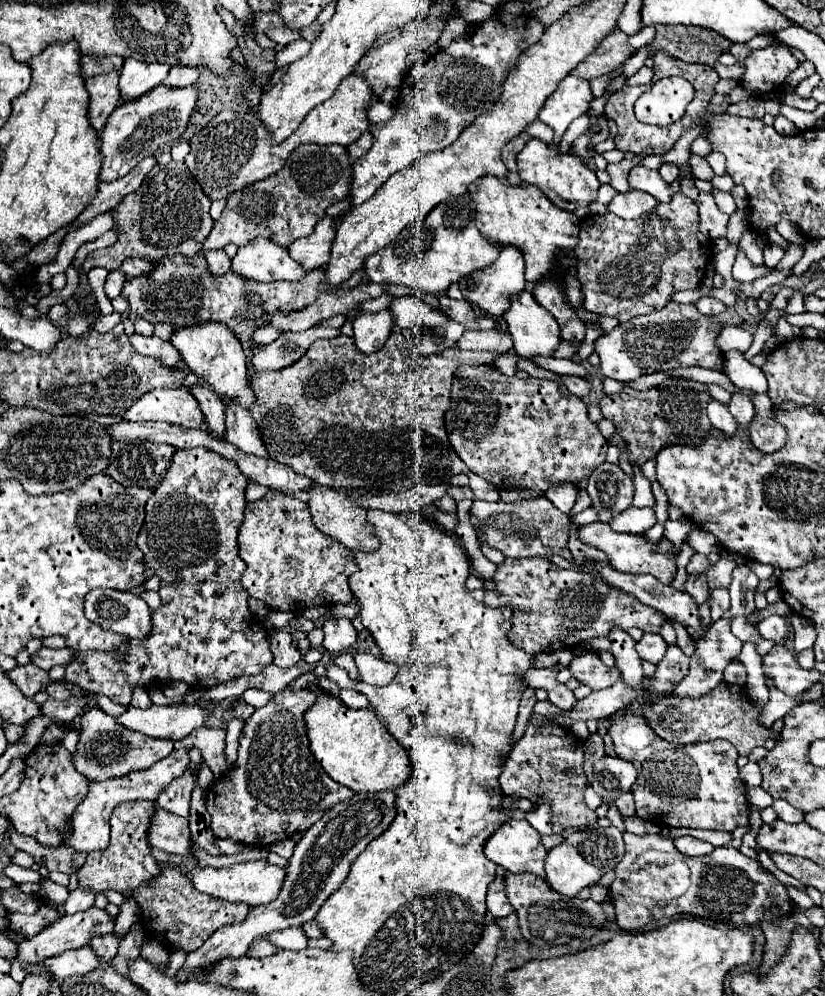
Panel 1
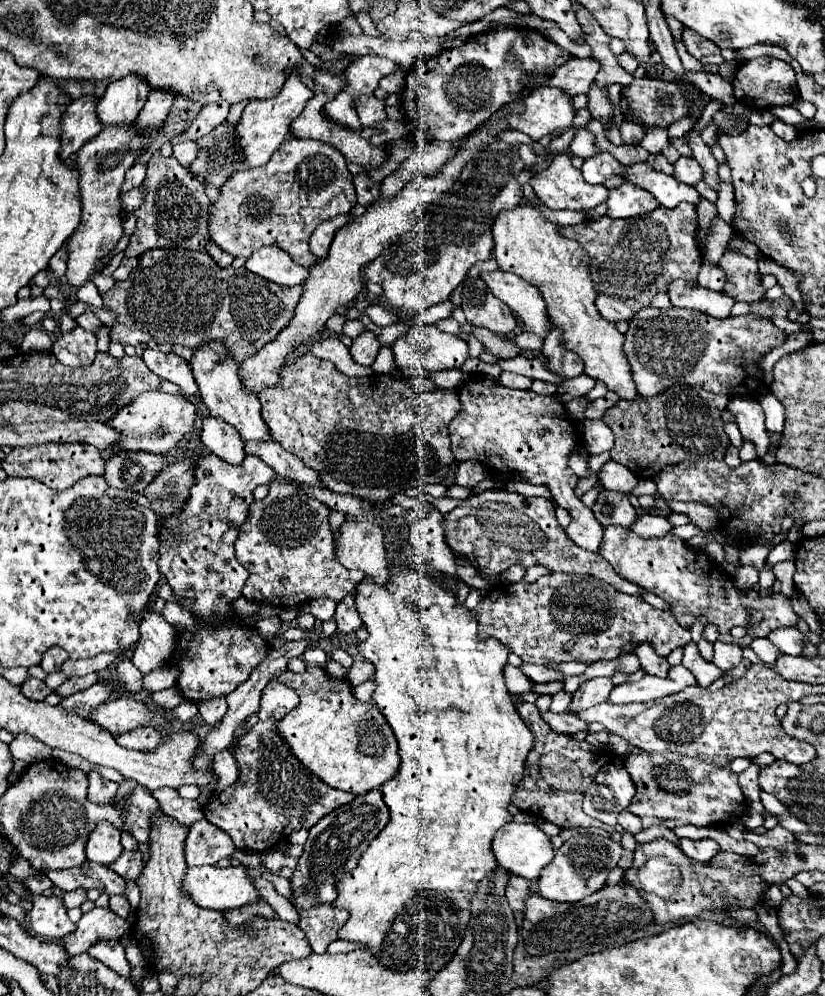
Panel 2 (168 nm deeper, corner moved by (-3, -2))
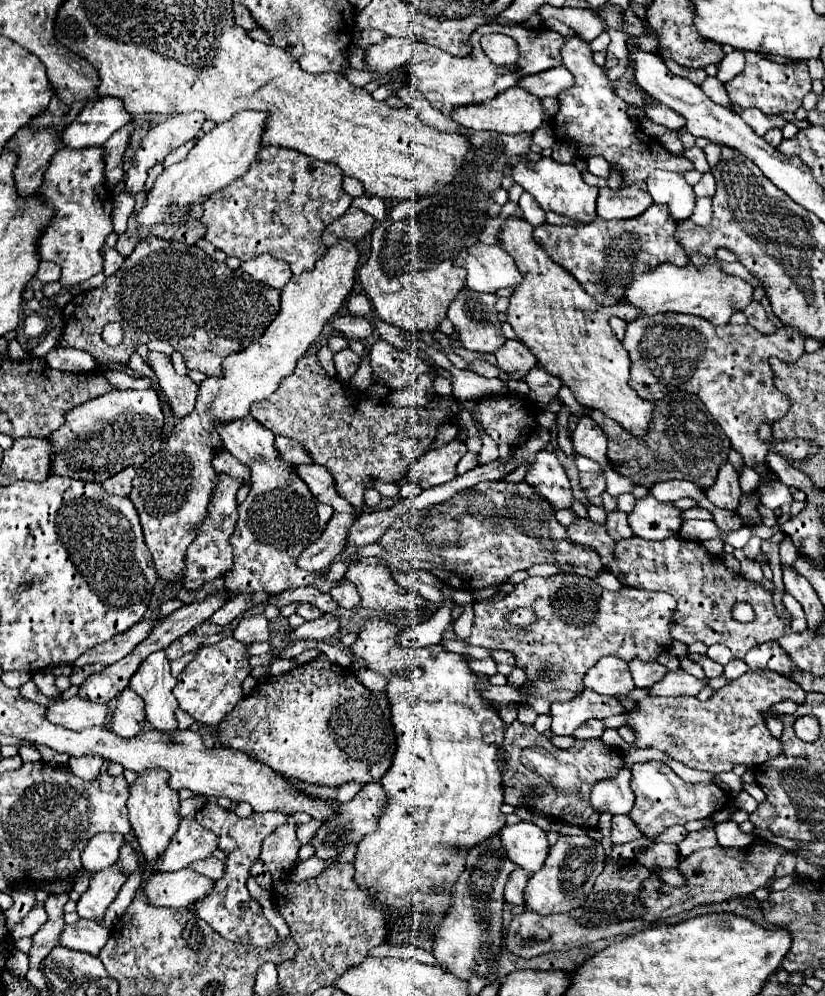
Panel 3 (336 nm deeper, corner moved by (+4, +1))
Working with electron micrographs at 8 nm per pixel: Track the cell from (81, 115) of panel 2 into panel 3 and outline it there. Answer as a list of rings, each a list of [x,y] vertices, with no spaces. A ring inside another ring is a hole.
[[[21,128],[5,146],[5,150],[17,154],[17,164],[13,170],[17,194],[21,200],[27,200],[37,192],[37,186],[43,182],[43,172],[49,168],[49,160],[55,154],[59,144],[59,136],[41,130],[33,132],[29,128]]]

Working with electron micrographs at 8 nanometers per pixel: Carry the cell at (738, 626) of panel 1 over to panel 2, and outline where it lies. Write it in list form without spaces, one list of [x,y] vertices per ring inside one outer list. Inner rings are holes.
[[[766,637],[754,639],[754,641],[750,643],[750,647],[752,647],[752,651],[754,651],[766,665],[770,665],[770,667],[772,667],[772,663],[776,661],[776,657],[780,655],[780,651],[778,651]]]

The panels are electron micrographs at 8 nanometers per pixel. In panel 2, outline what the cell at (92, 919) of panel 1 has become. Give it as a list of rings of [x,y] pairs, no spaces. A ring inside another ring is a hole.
[[[94,907],[92,911],[84,913],[80,921],[76,923],[76,931],[68,933],[68,937],[62,939],[62,947],[70,955],[88,953],[96,941],[108,941],[108,939],[120,939],[126,933],[128,925],[124,919],[120,919],[110,909]]]

